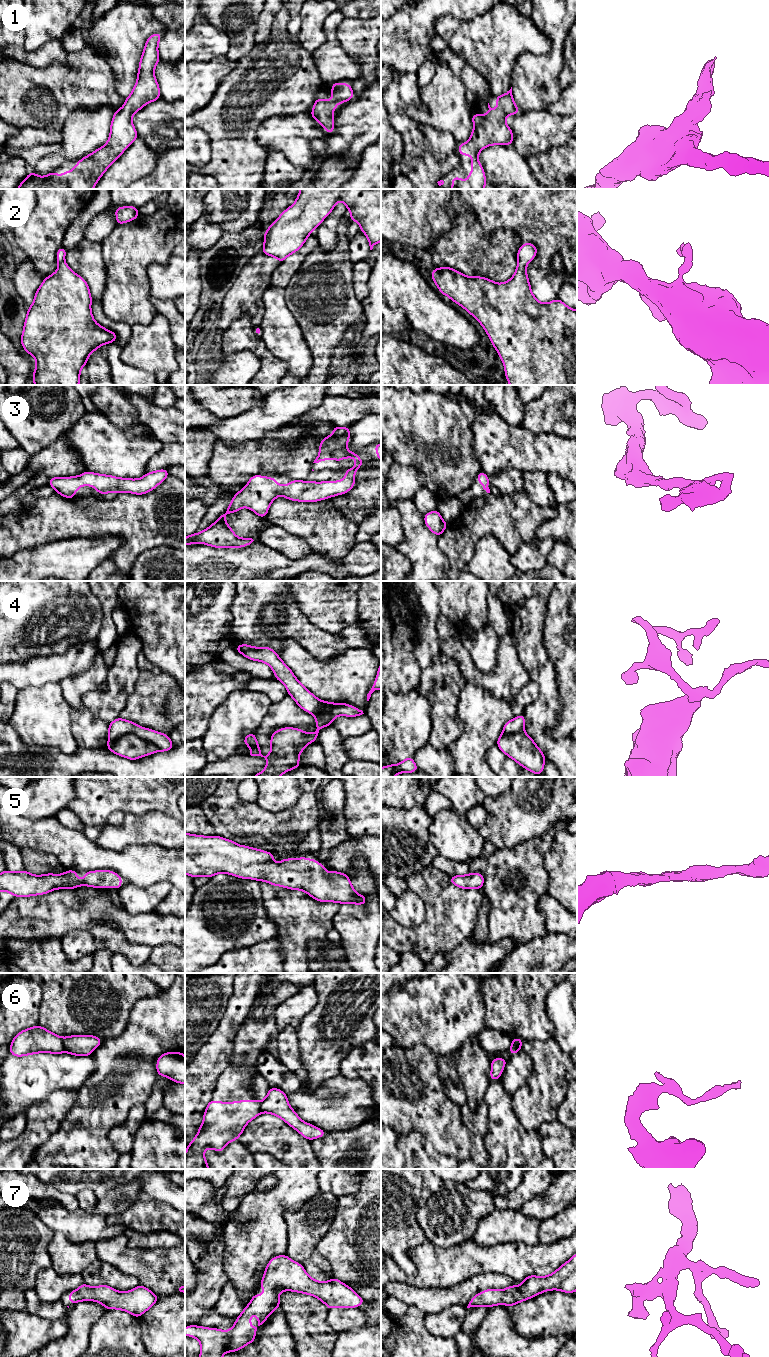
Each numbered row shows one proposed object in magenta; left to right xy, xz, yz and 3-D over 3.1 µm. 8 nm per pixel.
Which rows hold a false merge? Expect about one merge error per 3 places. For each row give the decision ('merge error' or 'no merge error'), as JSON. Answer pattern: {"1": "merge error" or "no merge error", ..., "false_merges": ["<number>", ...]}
{"1": "no merge error", "2": "no merge error", "3": "no merge error", "4": "merge error", "5": "no merge error", "6": "merge error", "7": "no merge error", "false_merges": ["4", "6"]}

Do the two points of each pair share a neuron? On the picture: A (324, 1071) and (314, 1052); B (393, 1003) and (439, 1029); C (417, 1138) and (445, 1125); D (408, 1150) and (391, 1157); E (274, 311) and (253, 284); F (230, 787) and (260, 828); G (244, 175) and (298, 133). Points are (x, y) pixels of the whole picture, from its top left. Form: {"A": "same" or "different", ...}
{"A": "same", "B": "same", "C": "different", "D": "different", "E": "different", "F": "same", "G": "different"}

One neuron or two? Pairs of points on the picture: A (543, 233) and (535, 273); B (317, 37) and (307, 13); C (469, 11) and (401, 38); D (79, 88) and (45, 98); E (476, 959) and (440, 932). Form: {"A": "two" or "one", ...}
{"A": "one", "B": "one", "C": "one", "D": "one", "E": "two"}

